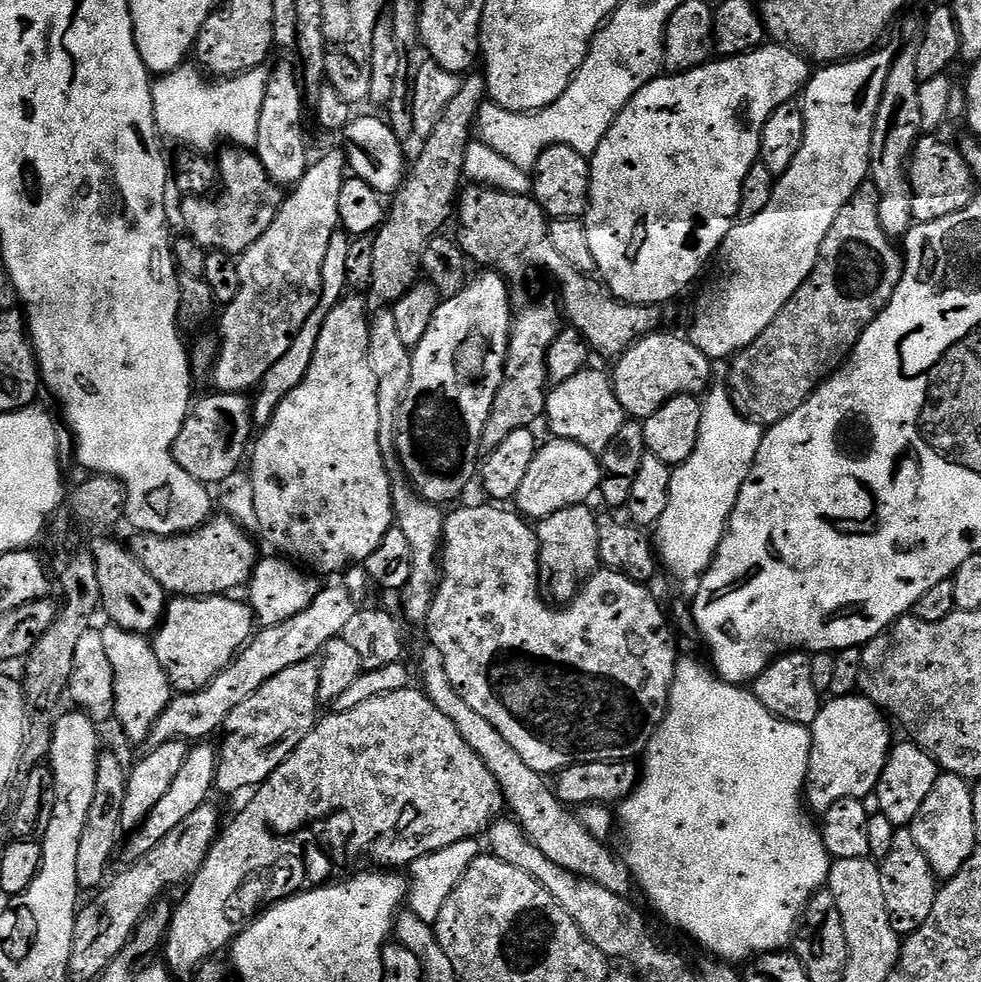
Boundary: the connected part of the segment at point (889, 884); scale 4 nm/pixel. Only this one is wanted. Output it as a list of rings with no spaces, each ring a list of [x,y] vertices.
[[[900,826],[895,829],[891,849],[879,861],[882,874],[882,894],[886,897],[886,910],[890,914],[890,922],[897,936],[907,938],[917,932],[930,918],[930,910],[934,910],[938,878],[932,873],[930,862],[926,862],[926,854],[922,854],[922,846],[914,842],[911,827]]]

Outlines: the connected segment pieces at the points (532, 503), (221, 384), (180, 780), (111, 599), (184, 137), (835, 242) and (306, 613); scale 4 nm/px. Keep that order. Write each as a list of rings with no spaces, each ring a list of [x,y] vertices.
[[[555,438],[549,441],[545,448],[543,445],[537,451],[534,462],[530,462],[526,479],[522,481],[522,486],[518,486],[518,494],[514,497],[519,515],[532,522],[544,520],[550,514],[558,514],[558,510],[591,501],[591,496],[595,497],[600,491],[602,464],[597,453],[586,450],[586,446],[578,446],[578,442]]]
[[[343,151],[328,152],[321,160],[313,159],[304,177],[285,195],[284,204],[274,222],[270,222],[270,230],[266,230],[266,234],[239,257],[242,290],[238,290],[238,298],[223,309],[216,362],[210,373],[211,379],[216,379],[215,387],[219,391],[247,393],[248,388],[255,389],[266,370],[290,350],[290,342],[294,342],[306,318],[314,314],[322,290],[322,261],[326,259],[326,246],[330,246],[330,238],[340,228],[338,198],[342,195],[345,179],[346,156]]]
[[[208,742],[197,743],[189,751],[186,766],[182,766],[182,770],[178,773],[178,778],[174,778],[169,792],[162,797],[162,802],[158,802],[158,806],[154,806],[154,810],[144,819],[143,824],[129,835],[132,836],[129,840],[127,837],[126,848],[128,844],[128,852],[132,858],[142,857],[150,850],[154,850],[154,846],[158,846],[158,842],[162,842],[162,838],[166,838],[166,834],[170,834],[170,830],[174,830],[174,826],[178,826],[178,822],[182,822],[182,818],[194,814],[194,810],[198,810],[198,806],[209,803],[211,796],[208,795],[213,795],[216,786],[216,771],[219,761],[217,749],[213,745],[211,748]]]
[[[97,535],[96,541],[91,541],[90,547],[93,552],[94,564],[97,567],[98,581],[101,587],[100,608],[102,612],[109,616],[111,623],[122,630],[130,630],[141,634],[155,633],[160,623],[164,620],[164,610],[166,607],[166,593],[164,588],[147,572],[142,565],[136,561],[135,556],[127,547],[124,548],[116,540],[111,540],[110,535]]]
[[[188,62],[181,64],[153,83],[152,105],[157,133],[200,154],[211,153],[211,148],[223,140],[244,150],[251,149],[258,134],[258,118],[262,118],[262,98],[266,98],[268,73],[269,69],[262,67],[240,76],[211,80],[199,67]]]
[[[870,182],[860,185],[859,192],[846,206],[842,206],[838,218],[834,218],[834,226],[830,226],[830,234],[826,234],[818,262],[806,282],[802,282],[794,298],[782,306],[778,318],[774,318],[774,322],[758,334],[756,341],[737,352],[731,361],[732,373],[726,377],[726,383],[737,410],[749,420],[771,426],[794,414],[794,410],[808,401],[812,393],[851,356],[864,331],[890,302],[904,273],[904,256],[884,233],[878,216],[879,201],[875,186]]]
[[[321,587],[317,597],[300,614],[281,624],[261,627],[232,659],[230,666],[226,666],[226,670],[222,670],[222,674],[215,676],[202,690],[173,695],[166,710],[156,719],[146,741],[147,747],[154,749],[171,740],[200,742],[211,732],[219,733],[230,710],[234,710],[234,706],[242,706],[258,686],[270,682],[274,674],[282,674],[282,670],[298,666],[298,662],[316,660],[330,641],[343,637],[350,618],[354,618],[357,610],[358,603],[346,589]]]

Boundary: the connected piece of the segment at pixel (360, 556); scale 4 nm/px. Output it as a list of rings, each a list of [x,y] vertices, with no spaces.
[[[348,294],[343,300],[330,310],[330,318],[322,326],[322,334],[318,334],[318,346],[314,346],[314,358],[310,362],[310,370],[306,370],[306,378],[286,394],[278,406],[278,410],[272,415],[269,424],[263,425],[264,432],[255,437],[254,447],[250,452],[250,475],[254,482],[255,510],[258,514],[259,531],[264,531],[264,536],[277,548],[277,553],[299,562],[301,565],[309,564],[309,569],[320,572],[340,572],[351,564],[359,565],[368,560],[370,554],[374,554],[378,542],[386,538],[388,531],[394,527],[394,513],[392,510],[392,483],[388,477],[388,471],[382,458],[380,449],[380,419],[378,418],[378,382],[375,380],[374,370],[370,366],[368,357],[368,336],[370,329],[370,312],[365,301],[359,295]]]

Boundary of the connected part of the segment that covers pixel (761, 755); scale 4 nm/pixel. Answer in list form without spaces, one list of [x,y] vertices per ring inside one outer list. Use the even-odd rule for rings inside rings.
[[[681,639],[677,643],[677,658],[676,667],[678,675],[674,678],[674,682],[670,686],[670,698],[668,699],[668,713],[664,715],[664,720],[658,726],[658,730],[654,734],[654,738],[649,742],[648,747],[642,753],[642,771],[639,780],[636,781],[636,788],[632,791],[632,795],[625,798],[618,808],[618,824],[624,827],[624,836],[628,839],[628,856],[626,855],[626,863],[628,869],[632,871],[632,879],[635,887],[644,891],[644,896],[648,899],[648,904],[669,924],[672,928],[677,928],[680,932],[685,932],[692,940],[697,940],[702,947],[705,948],[705,953],[711,954],[713,957],[726,960],[729,962],[737,962],[736,960],[744,960],[748,962],[757,954],[766,952],[779,952],[787,949],[793,943],[794,933],[797,924],[800,922],[800,916],[804,913],[804,908],[808,904],[808,900],[815,893],[821,891],[827,885],[828,875],[832,869],[832,857],[828,855],[826,846],[824,845],[824,837],[821,829],[812,825],[813,817],[806,811],[806,801],[804,798],[804,783],[808,777],[808,763],[810,762],[810,750],[812,749],[812,734],[811,731],[803,724],[795,724],[794,722],[786,722],[777,718],[773,712],[766,710],[766,706],[762,706],[762,702],[758,702],[758,698],[747,687],[739,684],[728,684],[725,680],[720,679],[715,671],[707,663],[700,664],[694,652],[694,644],[690,640]]]

